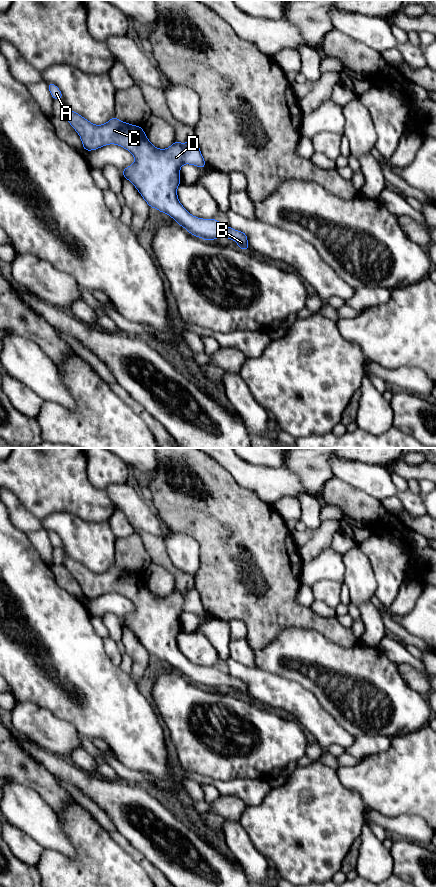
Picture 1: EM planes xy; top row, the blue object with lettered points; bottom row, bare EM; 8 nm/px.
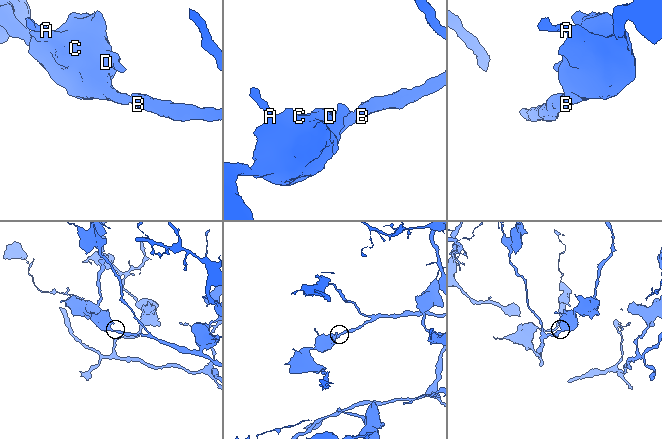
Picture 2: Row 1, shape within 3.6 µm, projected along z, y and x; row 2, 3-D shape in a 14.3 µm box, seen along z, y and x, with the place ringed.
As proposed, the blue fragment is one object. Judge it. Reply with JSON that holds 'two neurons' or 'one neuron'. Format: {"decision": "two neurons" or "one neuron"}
{"decision": "one neuron"}

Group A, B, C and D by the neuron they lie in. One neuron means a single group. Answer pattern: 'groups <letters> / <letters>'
groups A B C D

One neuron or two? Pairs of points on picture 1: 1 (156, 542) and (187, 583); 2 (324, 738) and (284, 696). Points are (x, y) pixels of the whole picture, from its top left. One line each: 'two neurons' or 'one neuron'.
1: one neuron
2: one neuron

